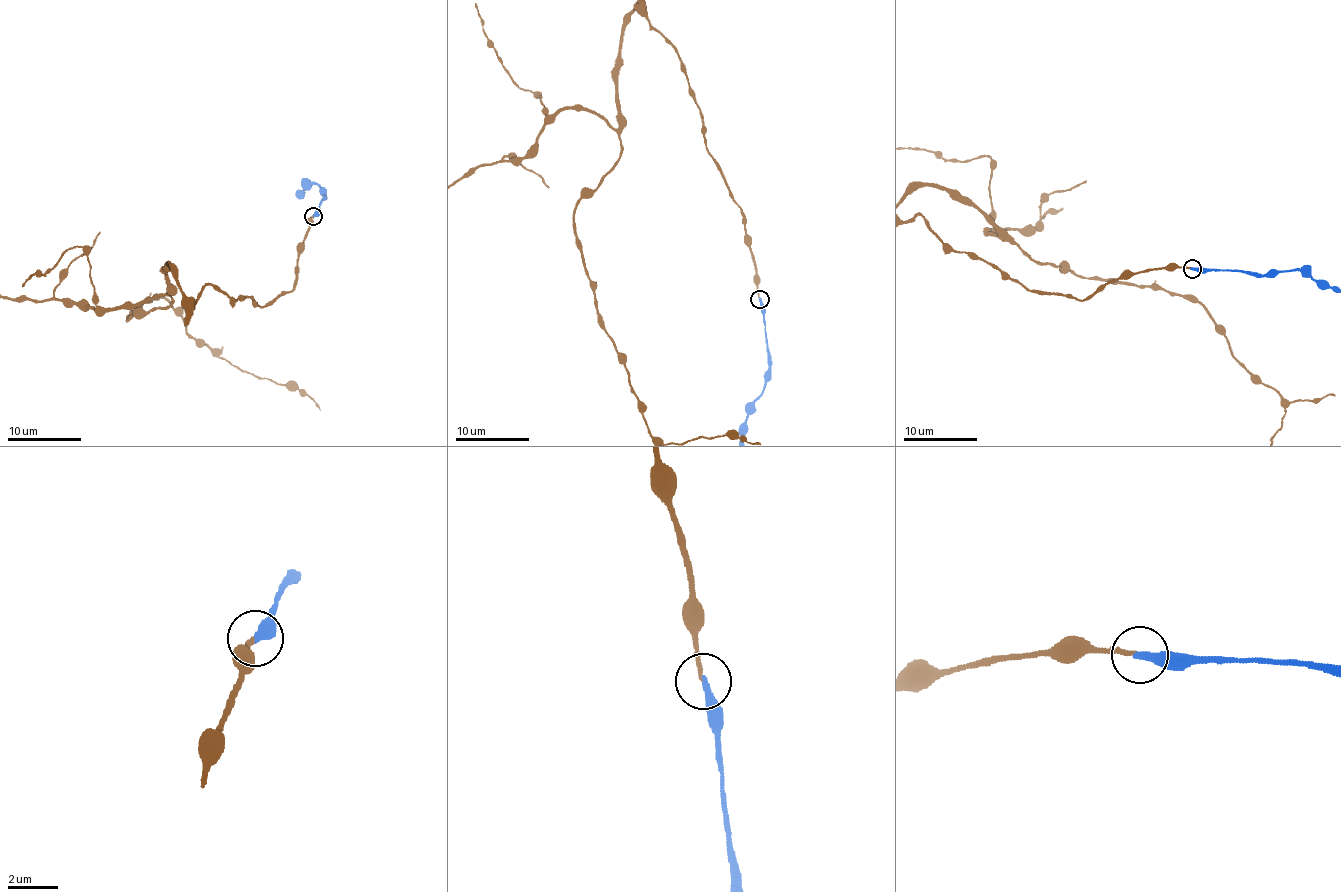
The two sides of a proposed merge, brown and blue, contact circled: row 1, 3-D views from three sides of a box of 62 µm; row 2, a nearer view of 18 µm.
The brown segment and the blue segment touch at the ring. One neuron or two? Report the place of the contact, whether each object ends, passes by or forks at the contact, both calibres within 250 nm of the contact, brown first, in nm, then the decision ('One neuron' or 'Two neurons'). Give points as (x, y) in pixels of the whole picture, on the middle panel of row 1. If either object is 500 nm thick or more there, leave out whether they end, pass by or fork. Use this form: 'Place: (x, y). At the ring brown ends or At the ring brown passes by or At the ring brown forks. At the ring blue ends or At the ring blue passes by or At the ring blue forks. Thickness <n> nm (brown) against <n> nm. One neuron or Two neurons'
Place: (759, 299). At the ring brown ends. At the ring blue ends. Thickness 140 nm (brown) against 320 nm. One neuron

